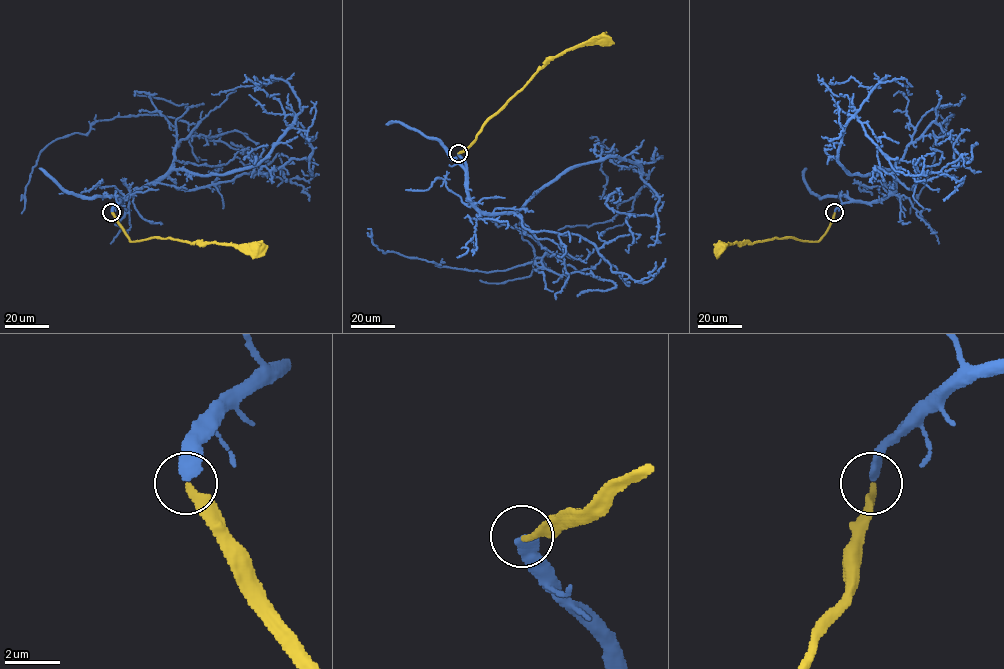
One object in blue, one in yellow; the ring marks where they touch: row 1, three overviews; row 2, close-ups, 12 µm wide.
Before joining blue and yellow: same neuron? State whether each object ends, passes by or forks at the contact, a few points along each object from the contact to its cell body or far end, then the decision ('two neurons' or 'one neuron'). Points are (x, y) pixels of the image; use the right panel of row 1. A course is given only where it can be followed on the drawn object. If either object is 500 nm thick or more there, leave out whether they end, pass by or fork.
blue ends there; yellow ends there; blue runs (834, 212), (894, 189), (891, 170), (838, 160), (854, 116), (897, 158), (873, 170), (884, 181); yellow runs (834, 212), (827, 231), (817, 241), (773, 238), (753, 243), (744, 241), (721, 248); one neuron

